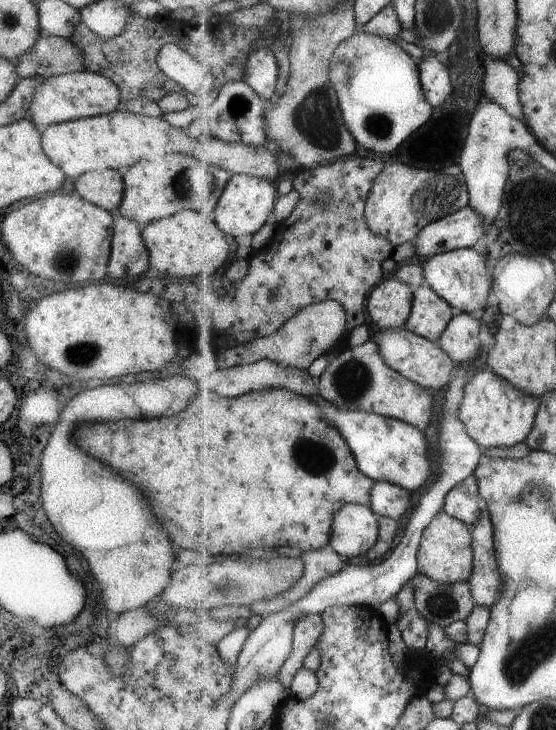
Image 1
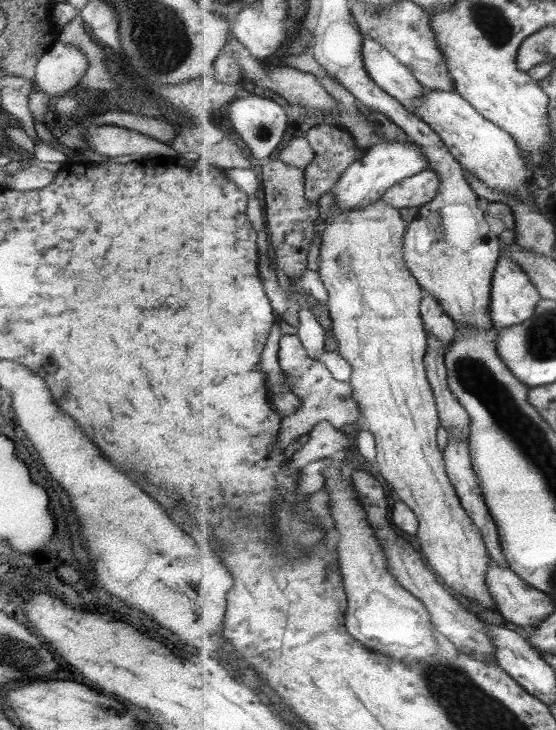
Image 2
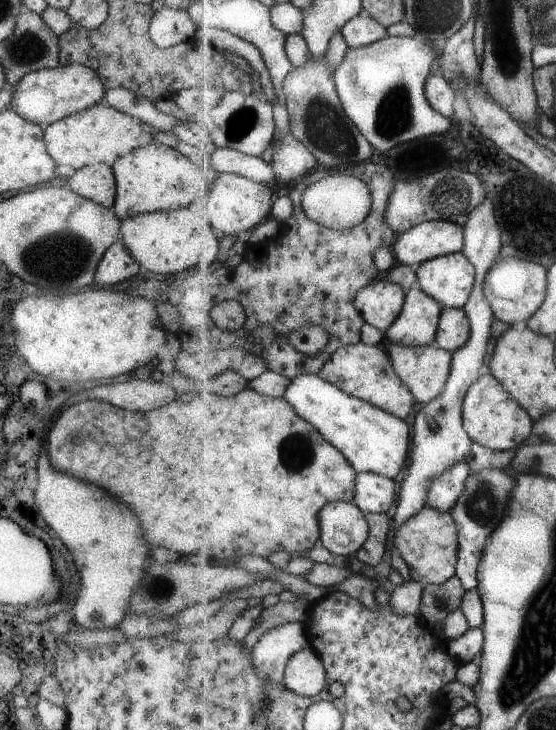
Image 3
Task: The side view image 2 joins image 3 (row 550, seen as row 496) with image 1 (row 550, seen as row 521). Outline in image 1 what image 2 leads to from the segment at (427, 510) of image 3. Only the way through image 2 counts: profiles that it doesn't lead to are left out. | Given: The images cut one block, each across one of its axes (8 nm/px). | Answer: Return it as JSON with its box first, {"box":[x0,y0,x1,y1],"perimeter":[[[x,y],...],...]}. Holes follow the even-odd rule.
{"box":[418,511,474,583],"perimeter":[[[440,511],[423,532],[418,554],[418,572],[441,583],[470,582],[474,575],[474,534],[471,526]]]}

